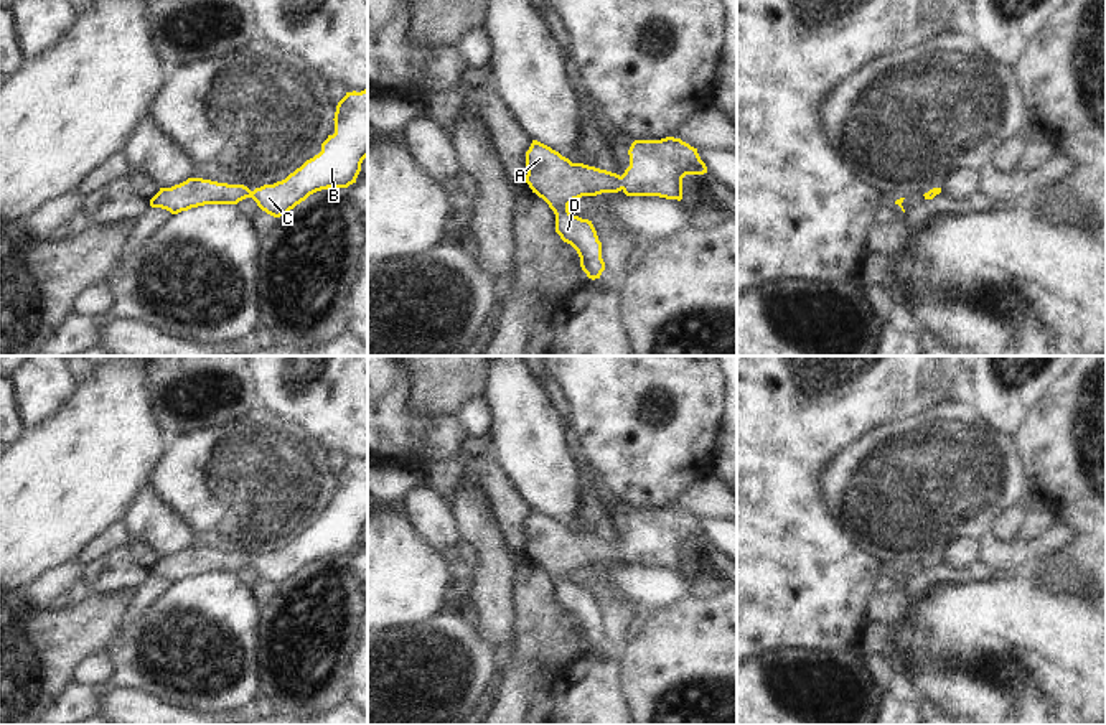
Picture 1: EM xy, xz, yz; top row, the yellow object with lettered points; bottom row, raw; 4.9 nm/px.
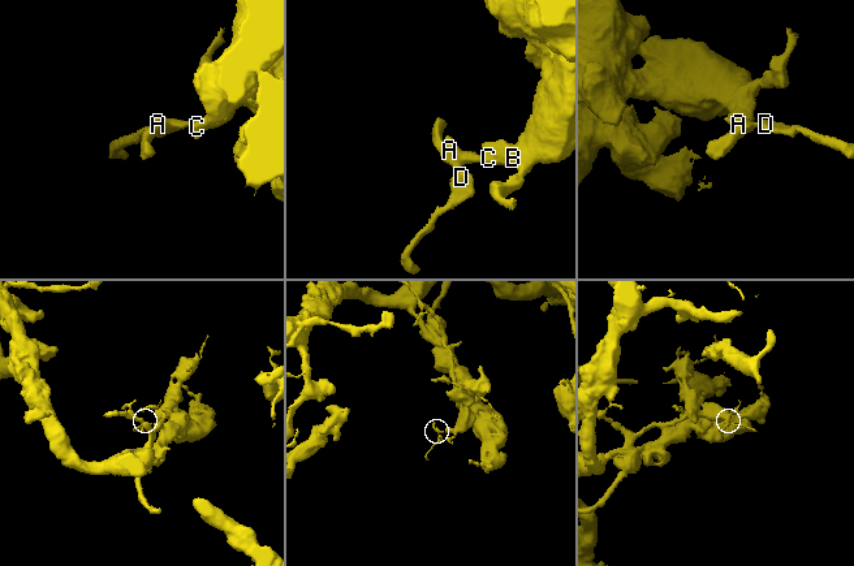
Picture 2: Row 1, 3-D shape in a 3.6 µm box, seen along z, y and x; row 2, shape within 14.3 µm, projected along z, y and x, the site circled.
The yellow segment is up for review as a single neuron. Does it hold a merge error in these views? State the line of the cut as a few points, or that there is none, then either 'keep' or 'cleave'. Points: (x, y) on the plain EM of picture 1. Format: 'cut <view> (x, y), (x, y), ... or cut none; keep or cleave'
cut none; keep

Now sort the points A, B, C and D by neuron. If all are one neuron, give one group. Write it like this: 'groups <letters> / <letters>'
groups A B C D

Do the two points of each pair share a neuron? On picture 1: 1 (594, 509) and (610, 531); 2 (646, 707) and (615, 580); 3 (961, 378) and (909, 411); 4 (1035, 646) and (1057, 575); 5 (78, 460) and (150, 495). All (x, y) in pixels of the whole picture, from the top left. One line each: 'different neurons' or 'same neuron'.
1: same neuron
2: different neurons
3: same neuron
4: different neurons
5: different neurons

